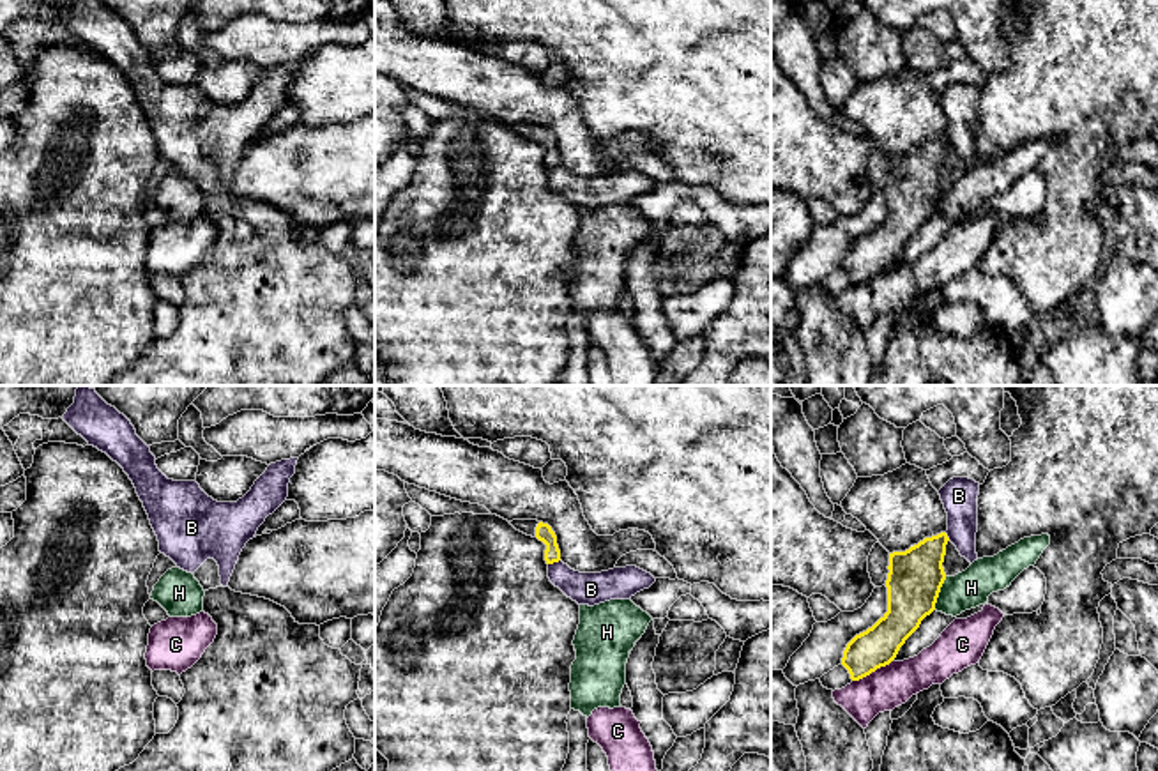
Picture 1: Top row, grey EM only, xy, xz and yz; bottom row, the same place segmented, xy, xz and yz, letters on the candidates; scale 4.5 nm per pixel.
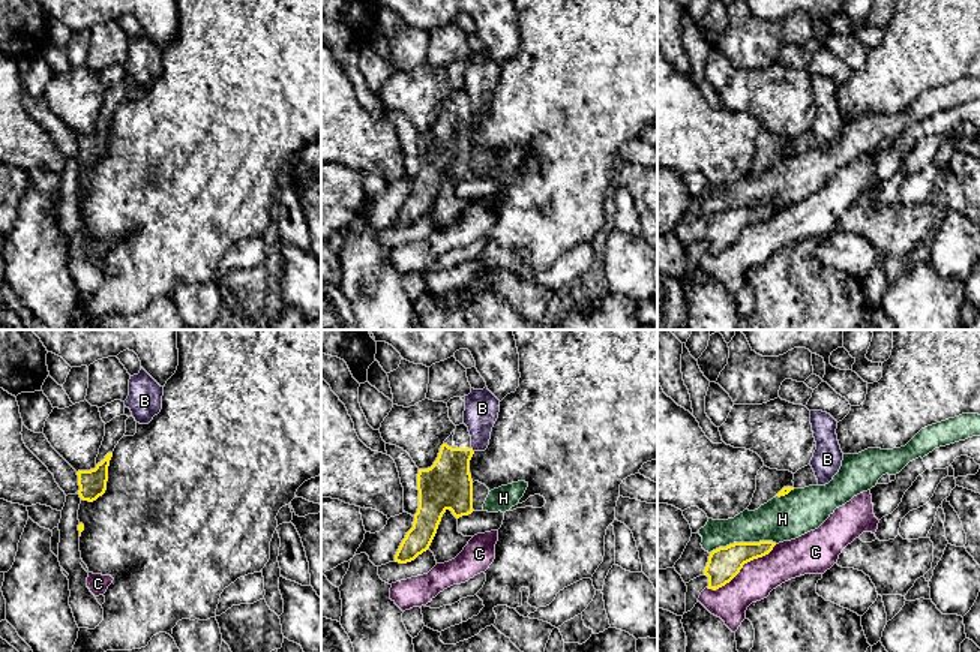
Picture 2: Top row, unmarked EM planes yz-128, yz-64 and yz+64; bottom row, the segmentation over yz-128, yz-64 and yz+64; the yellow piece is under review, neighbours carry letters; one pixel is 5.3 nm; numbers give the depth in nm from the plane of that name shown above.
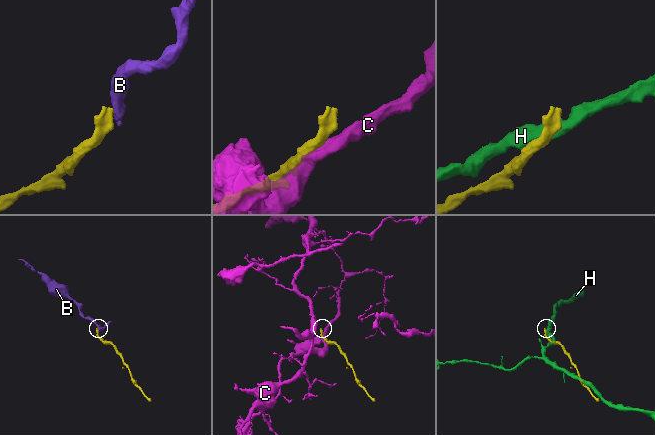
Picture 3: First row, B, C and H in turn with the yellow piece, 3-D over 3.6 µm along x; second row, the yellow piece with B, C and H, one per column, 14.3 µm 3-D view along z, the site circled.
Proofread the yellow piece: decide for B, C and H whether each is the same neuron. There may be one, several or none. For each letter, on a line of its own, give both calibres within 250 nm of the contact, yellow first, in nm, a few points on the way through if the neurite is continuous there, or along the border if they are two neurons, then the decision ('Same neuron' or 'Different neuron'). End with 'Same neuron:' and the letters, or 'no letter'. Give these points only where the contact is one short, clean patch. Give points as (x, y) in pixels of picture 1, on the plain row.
B: Thickness 80 nm (yellow) against 150 nm. Boundary: xz (559, 163), (548, 168). Different neuron
C: Thickness 180 nm (yellow) against 190 nm. Different neuron
H: Thickness 260 nm (yellow) against 170 nm. Different neuron
Same neuron: no letter

